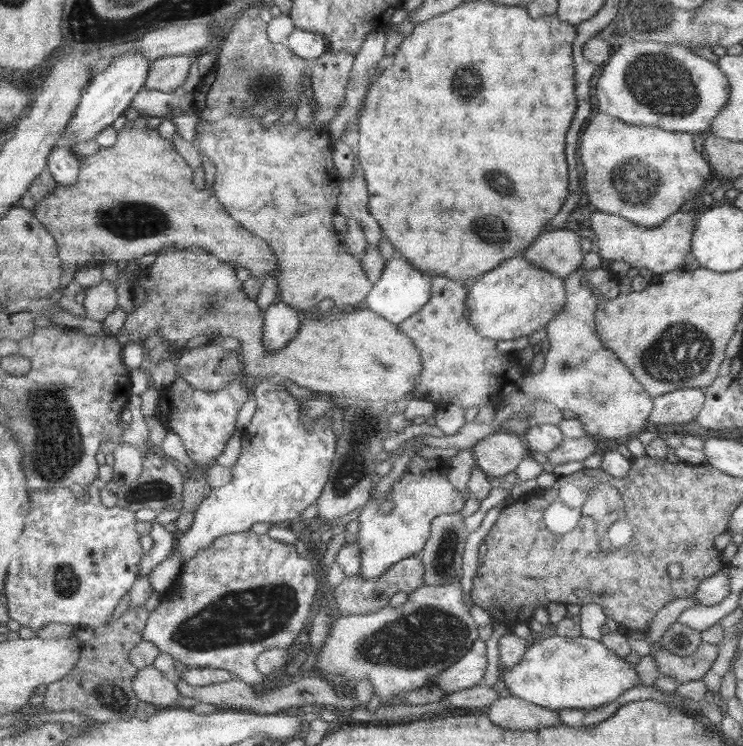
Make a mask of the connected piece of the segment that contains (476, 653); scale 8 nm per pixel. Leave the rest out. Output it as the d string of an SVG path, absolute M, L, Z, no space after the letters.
M479 639L460 660L433 676L433 685L450 694L474 685L483 684L487 665L487 645Z

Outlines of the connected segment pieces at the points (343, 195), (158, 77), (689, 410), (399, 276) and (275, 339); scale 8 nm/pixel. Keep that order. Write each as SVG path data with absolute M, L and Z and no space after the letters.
M356 162L356 172L352 174L352 178L342 180L339 187L337 214L344 215L348 219L356 219L360 228L364 229L365 239L369 246L378 248L383 237L382 230L368 210L366 184L364 184L358 162Z
M177 55L150 62L150 73L145 83L147 90L174 93L189 76L192 56Z
M683 388L655 396L648 421L654 424L684 424L694 420L705 403L705 389Z
M395 255L386 262L384 270L373 283L364 306L392 324L398 325L418 312L432 297L431 281L421 270L415 269L402 256Z
M280 300L265 310L262 345L268 351L286 346L298 332L302 315L292 305Z

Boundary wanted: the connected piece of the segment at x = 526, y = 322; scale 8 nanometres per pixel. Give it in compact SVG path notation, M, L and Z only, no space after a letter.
M520 254L502 261L498 267L478 276L468 288L465 306L468 320L476 332L487 339L514 340L529 336L541 327L547 327L548 321L562 309L565 301L564 280L541 267L534 266Z

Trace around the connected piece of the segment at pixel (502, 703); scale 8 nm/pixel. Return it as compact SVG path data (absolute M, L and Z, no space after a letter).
M503 693L488 708L490 722L512 730L535 730L560 725L558 711Z

